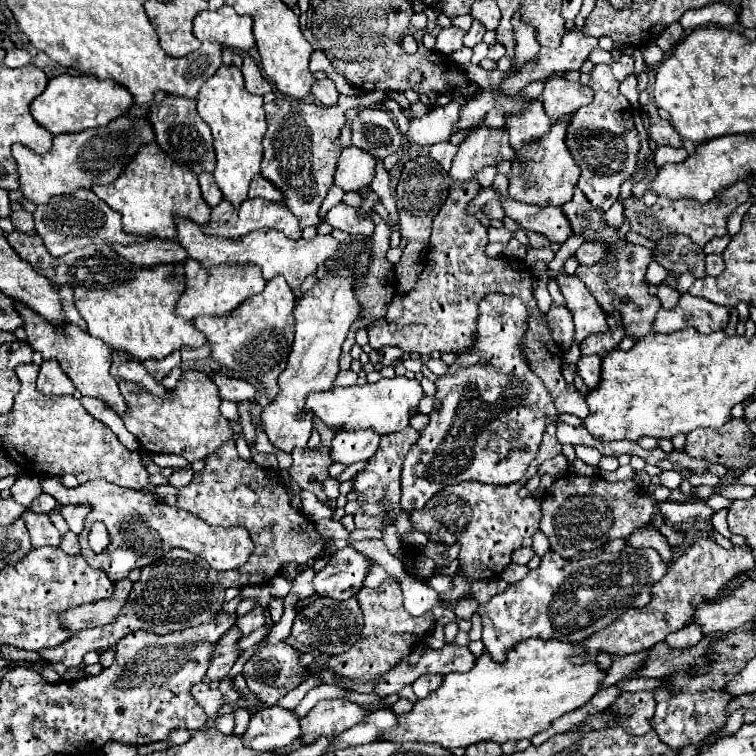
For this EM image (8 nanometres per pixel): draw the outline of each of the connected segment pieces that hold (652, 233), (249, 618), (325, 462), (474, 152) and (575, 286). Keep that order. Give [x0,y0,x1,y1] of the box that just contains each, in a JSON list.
[[623,183,751,247],[237,605,265,635],[289,445,337,509],[451,125,515,183],[555,275,609,364]]

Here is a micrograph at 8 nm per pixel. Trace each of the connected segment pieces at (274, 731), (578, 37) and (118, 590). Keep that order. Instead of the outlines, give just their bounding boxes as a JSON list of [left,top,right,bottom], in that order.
[[243,705,301,751],[501,31,597,95],[59,579,133,635]]

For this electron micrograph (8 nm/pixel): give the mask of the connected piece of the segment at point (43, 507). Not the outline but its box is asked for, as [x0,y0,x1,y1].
[31,493,57,513]

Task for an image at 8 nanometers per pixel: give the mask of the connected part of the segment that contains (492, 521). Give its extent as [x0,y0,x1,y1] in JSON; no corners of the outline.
[411,423,561,609]

